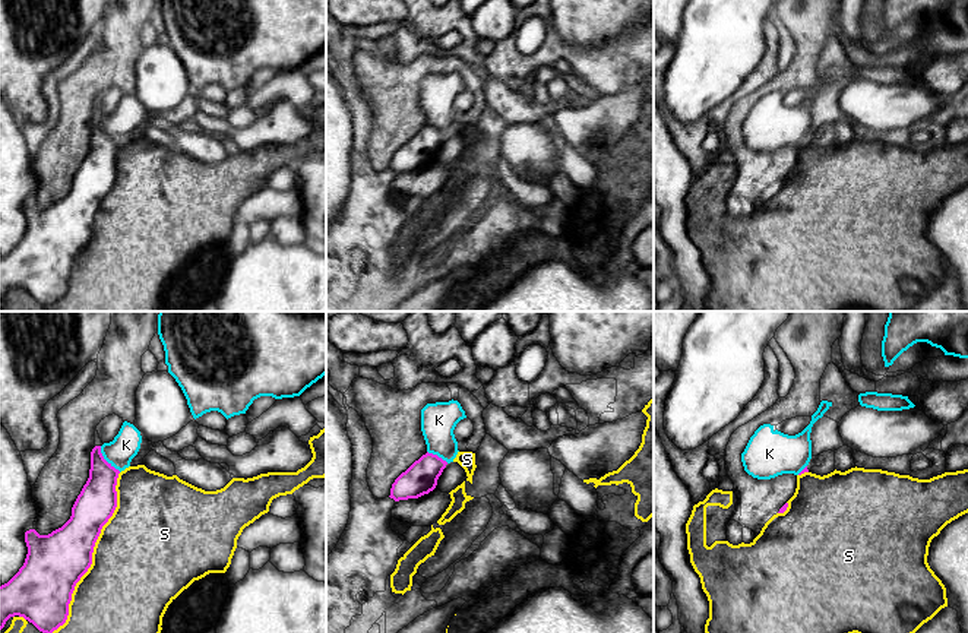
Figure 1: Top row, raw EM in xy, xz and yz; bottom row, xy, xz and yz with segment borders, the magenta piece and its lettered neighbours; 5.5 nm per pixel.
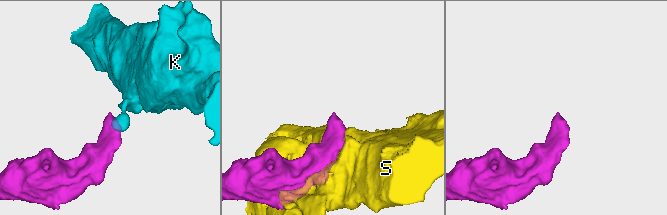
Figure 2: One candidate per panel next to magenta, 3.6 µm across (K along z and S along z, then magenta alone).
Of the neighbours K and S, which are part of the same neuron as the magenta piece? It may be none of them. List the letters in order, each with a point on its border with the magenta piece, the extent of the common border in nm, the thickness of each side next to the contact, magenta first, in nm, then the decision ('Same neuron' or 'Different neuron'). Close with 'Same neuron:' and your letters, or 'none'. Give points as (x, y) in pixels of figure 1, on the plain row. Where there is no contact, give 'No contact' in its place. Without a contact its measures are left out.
K: Touches magenta at xy (106, 133). Shared border 180 nm. Thickness 220 nm (magenta) against 150 nm. Different neuron
S: Touches magenta at xy (91, 227). Shared border 1000 nm. Thickness 320 nm (magenta) against 480 nm. Different neuron
Same neuron: none

